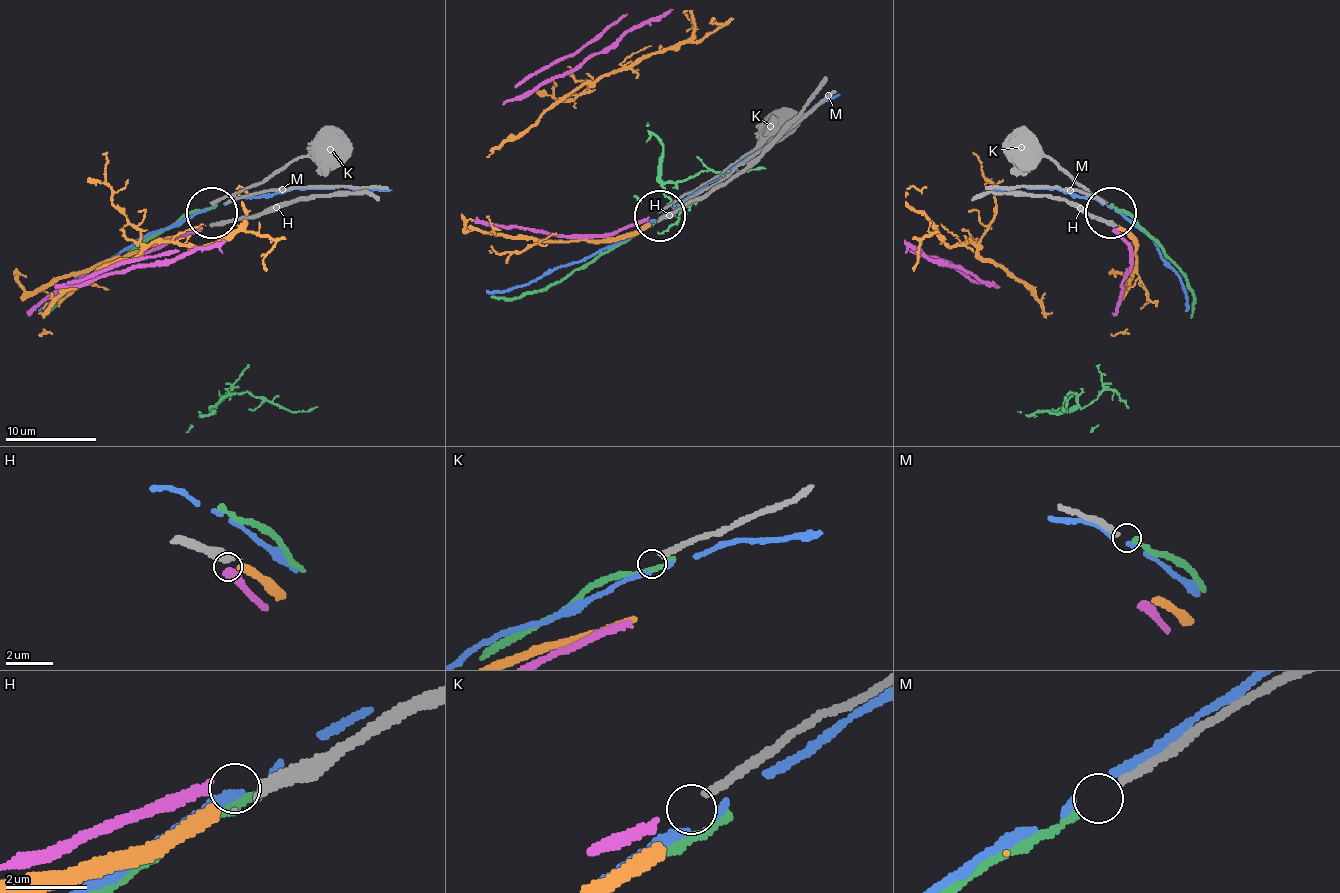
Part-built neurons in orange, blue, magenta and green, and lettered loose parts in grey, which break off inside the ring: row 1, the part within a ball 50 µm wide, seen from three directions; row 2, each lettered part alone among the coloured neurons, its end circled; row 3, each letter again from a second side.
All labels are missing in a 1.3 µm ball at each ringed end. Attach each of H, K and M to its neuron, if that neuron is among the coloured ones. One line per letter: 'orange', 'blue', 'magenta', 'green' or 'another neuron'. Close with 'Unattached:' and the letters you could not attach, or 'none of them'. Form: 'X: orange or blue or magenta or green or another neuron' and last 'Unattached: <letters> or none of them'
H: orange
K: another neuron
M: green
Unattached: K

